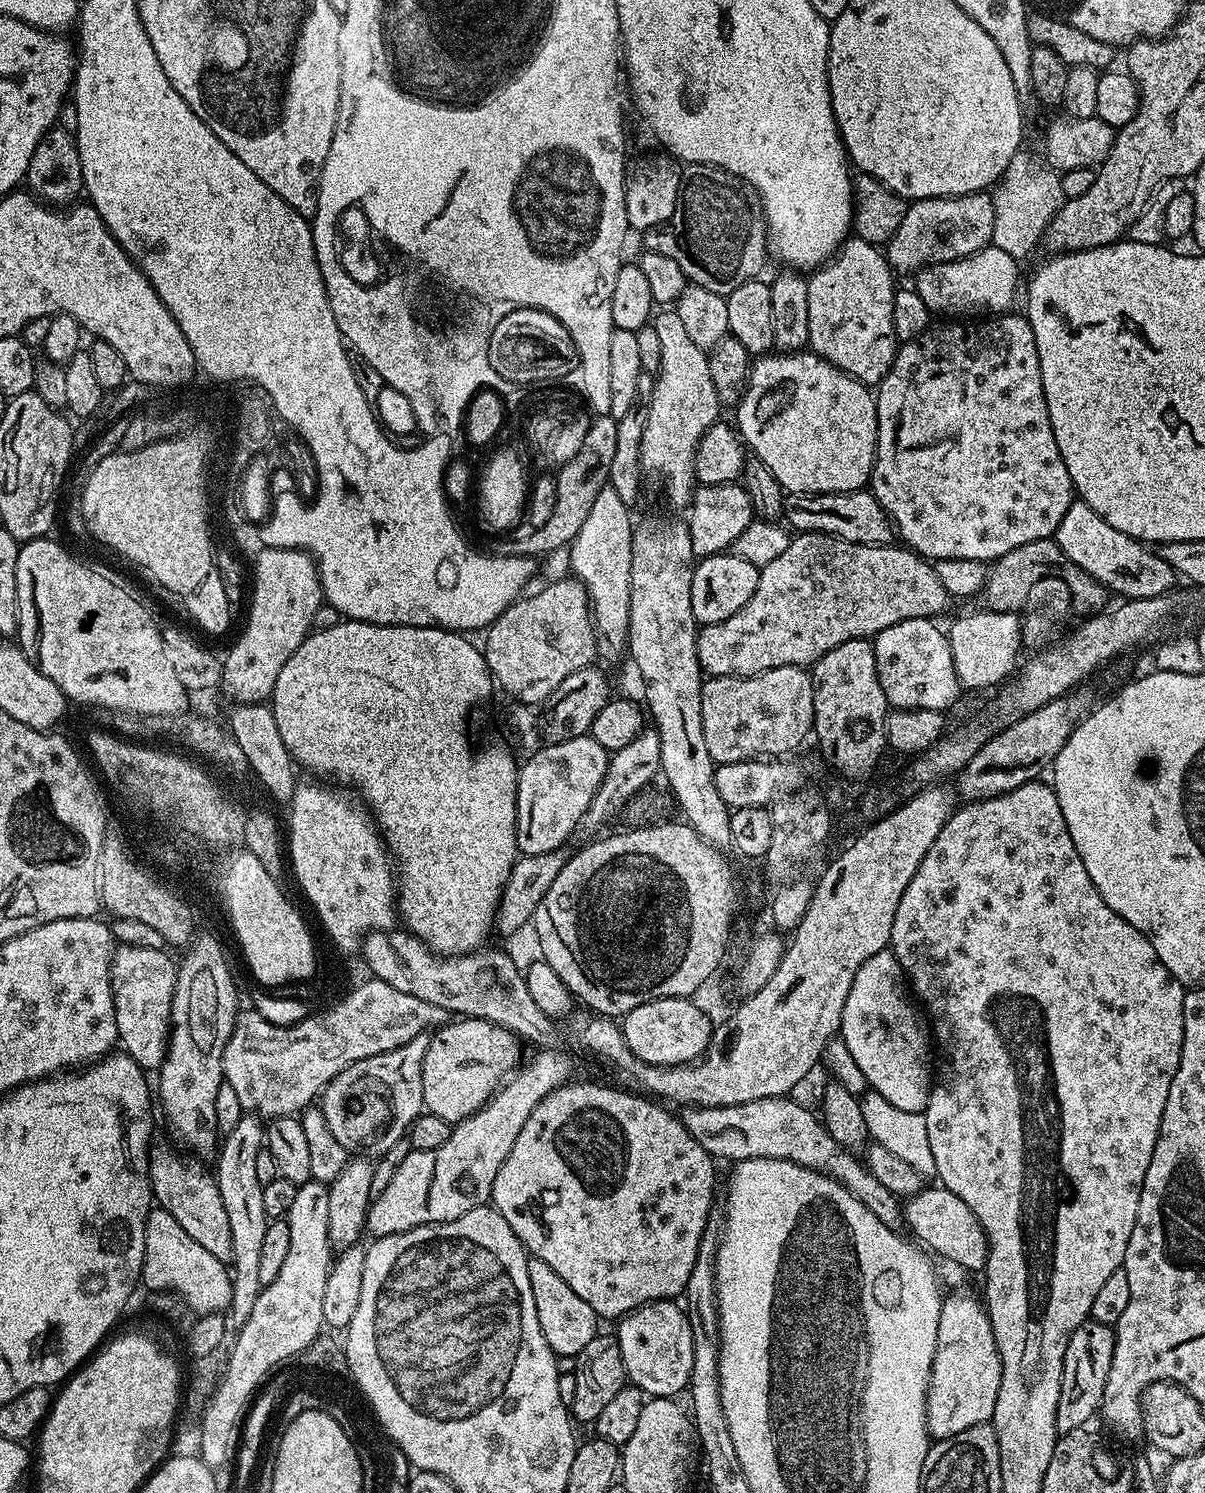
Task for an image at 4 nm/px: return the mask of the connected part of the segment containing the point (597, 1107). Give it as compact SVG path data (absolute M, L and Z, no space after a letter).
M569 1082L563 1084L560 1088L555 1088L550 1094L546 1094L546 1098L542 1098L542 1102L538 1102L538 1106L534 1106L534 1110L530 1114L530 1118L526 1118L526 1126L522 1126L522 1134L518 1134L518 1138L514 1138L514 1146L510 1150L510 1154L506 1154L506 1162L502 1162L502 1170L498 1170L498 1178L494 1178L494 1190L490 1201L491 1207L502 1214L502 1218L506 1218L506 1222L510 1222L510 1230L514 1230L514 1234L524 1245L524 1251L529 1257L546 1262L546 1266L550 1266L550 1270L554 1270L554 1274L558 1274L558 1278L562 1278L562 1282L566 1282L566 1286L570 1286L570 1290L574 1290L574 1294L578 1294L578 1298L583 1298L590 1310L596 1312L597 1317L604 1316L611 1322L619 1321L621 1318L630 1315L636 1308L641 1308L647 1304L653 1304L655 1300L670 1300L679 1297L683 1293L684 1288L690 1282L690 1270L694 1270L694 1262L698 1258L698 1246L704 1237L704 1231L710 1227L708 1215L712 1212L712 1195L716 1192L716 1167L717 1161L706 1150L702 1150L702 1146L698 1146L698 1142L686 1130L686 1126L680 1121L679 1115L667 1112L663 1103L657 1102L655 1099L649 1098L644 1094L633 1094L628 1092L615 1092L612 1088L607 1088L604 1084L575 1084Z

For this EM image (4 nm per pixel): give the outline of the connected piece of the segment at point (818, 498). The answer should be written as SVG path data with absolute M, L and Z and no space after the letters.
M871 491L858 492L806 492L783 497L783 519L797 533L821 532L855 544L891 545L894 540L894 525L872 496Z

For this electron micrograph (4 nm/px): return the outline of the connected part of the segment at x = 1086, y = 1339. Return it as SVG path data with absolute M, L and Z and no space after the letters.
M1087 1319L1070 1338L1066 1346L1066 1358L1062 1370L1062 1382L1058 1394L1058 1410L1056 1411L1056 1430L1063 1434L1070 1430L1085 1427L1088 1419L1100 1411L1102 1394L1106 1390L1106 1374L1110 1374L1110 1358L1114 1358L1113 1325L1099 1324L1097 1320Z

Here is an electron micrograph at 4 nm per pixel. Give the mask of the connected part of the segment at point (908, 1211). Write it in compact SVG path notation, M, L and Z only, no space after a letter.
M943 1186L935 1187L921 1187L915 1195L903 1201L903 1223L906 1228L908 1224L909 1230L917 1236L915 1239L925 1249L933 1248L942 1259L949 1260L950 1263L957 1264L968 1272L983 1273L984 1263L988 1261L988 1239L978 1218L974 1218L970 1206L966 1206L966 1202L958 1198L958 1194Z

